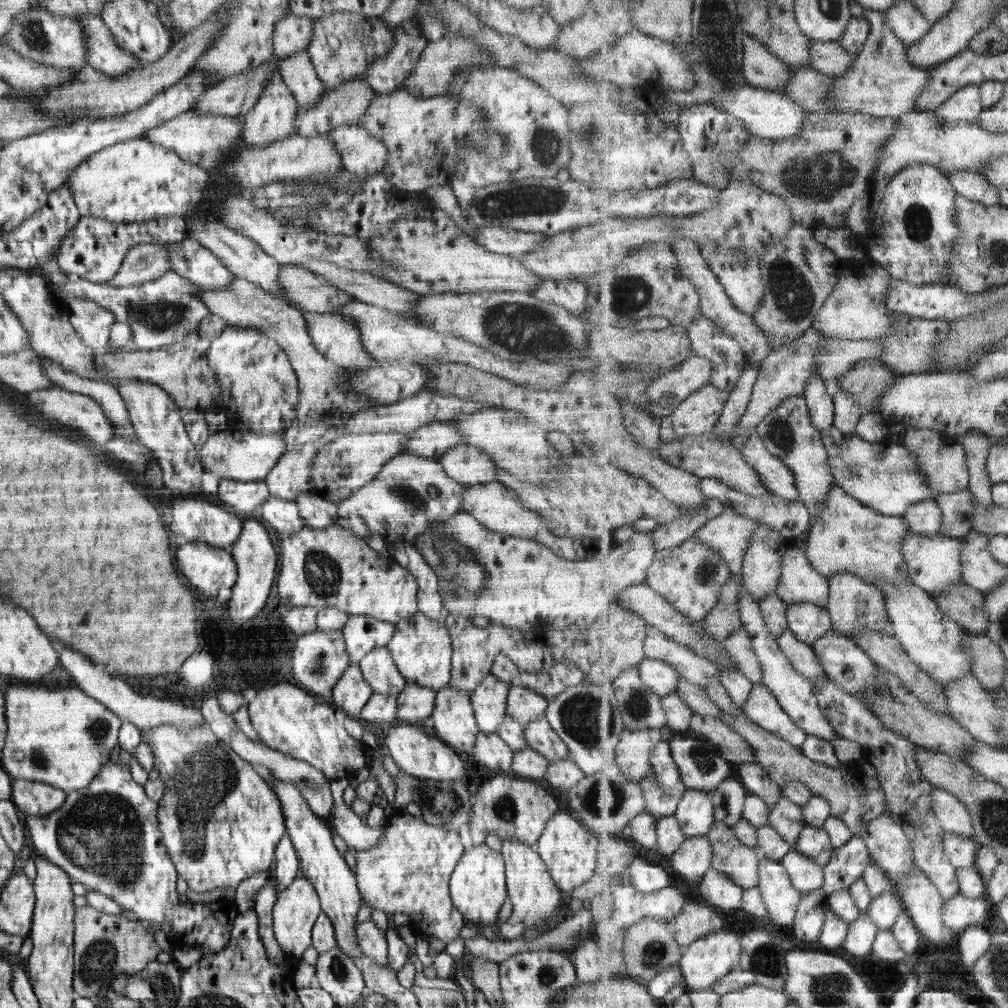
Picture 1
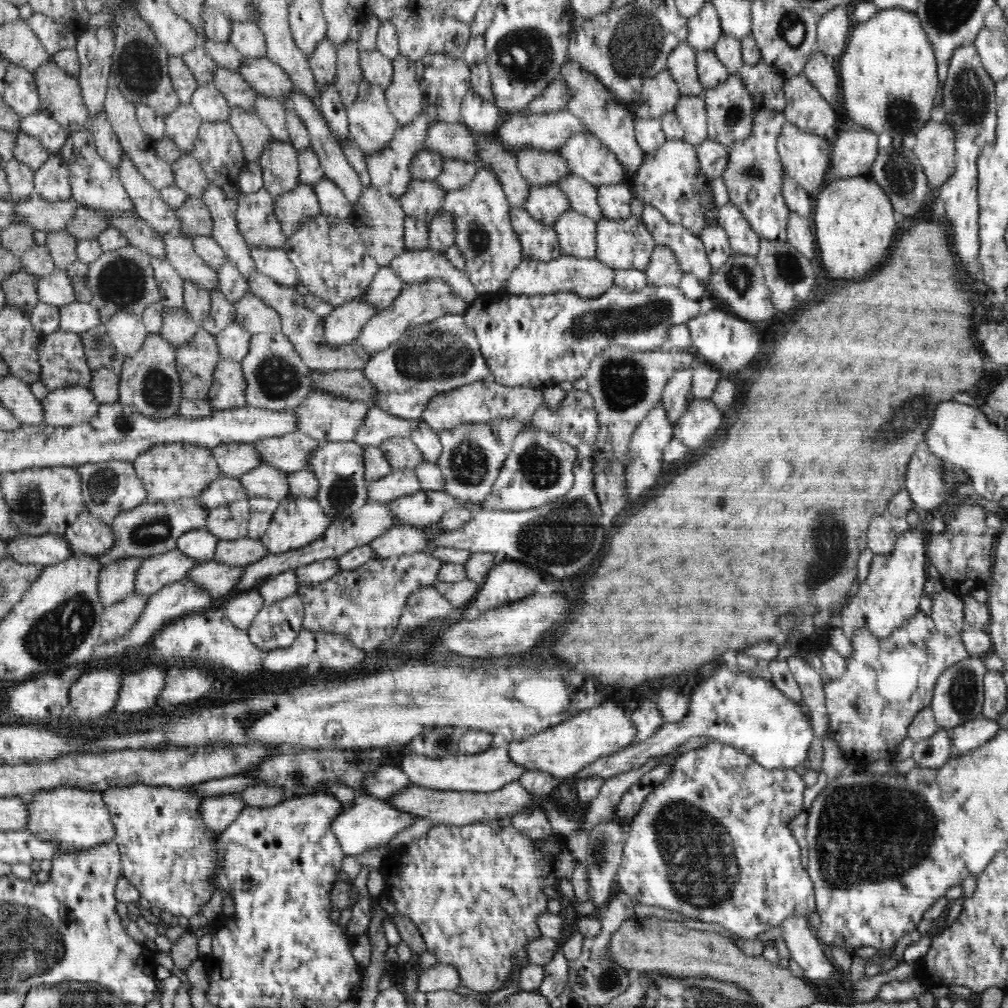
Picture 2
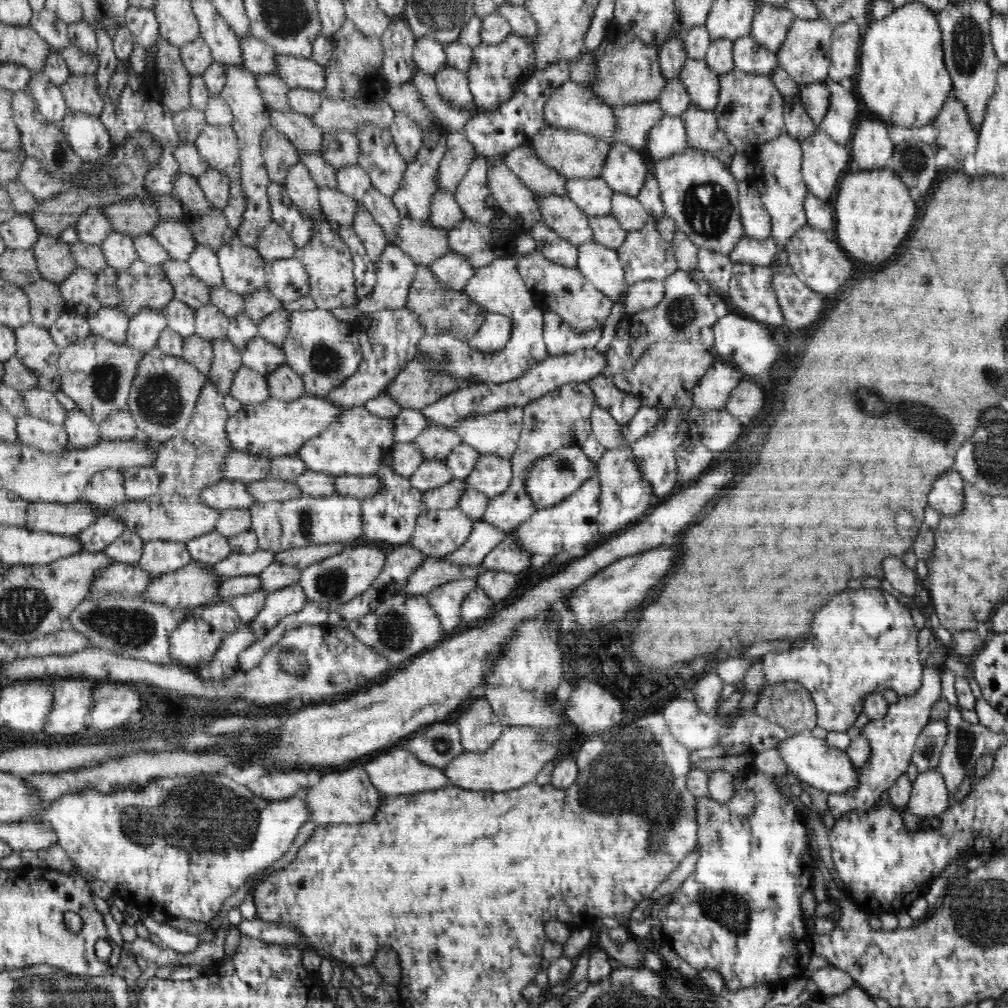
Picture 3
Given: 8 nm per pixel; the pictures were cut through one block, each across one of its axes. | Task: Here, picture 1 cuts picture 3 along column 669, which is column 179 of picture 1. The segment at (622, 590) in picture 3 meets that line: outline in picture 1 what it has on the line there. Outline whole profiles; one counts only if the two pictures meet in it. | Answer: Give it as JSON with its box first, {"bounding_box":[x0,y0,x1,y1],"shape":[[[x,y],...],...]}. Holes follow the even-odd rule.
{"bounding_box":[176,542,238,596],"shape":[[[206,542],[184,543],[184,546],[178,548],[178,552],[176,552],[176,566],[178,566],[180,574],[190,582],[190,586],[206,596],[216,596],[220,588],[232,588],[238,574],[231,552],[218,550]]]}

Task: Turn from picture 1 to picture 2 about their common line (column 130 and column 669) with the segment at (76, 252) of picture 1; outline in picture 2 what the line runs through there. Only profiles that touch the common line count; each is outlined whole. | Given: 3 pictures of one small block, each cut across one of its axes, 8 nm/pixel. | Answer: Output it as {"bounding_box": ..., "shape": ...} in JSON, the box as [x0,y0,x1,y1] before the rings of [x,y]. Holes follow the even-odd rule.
{"bounding_box":[641,206,714,283],"shape":[[[645,206],[641,219],[656,245],[672,249],[682,271],[694,274],[702,283],[707,282],[714,270],[701,239],[680,223],[668,221],[658,209]]]}

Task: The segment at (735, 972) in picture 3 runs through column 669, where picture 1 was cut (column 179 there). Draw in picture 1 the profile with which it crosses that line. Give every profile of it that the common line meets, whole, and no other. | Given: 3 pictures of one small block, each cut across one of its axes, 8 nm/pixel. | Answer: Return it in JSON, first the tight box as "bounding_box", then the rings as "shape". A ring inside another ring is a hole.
{"bounding_box":[26,758,238,953],"shape":[[[121,758],[108,762],[100,768],[98,776],[86,788],[67,794],[62,807],[47,815],[26,815],[26,826],[30,831],[30,840],[40,857],[52,862],[69,874],[70,880],[81,882],[86,888],[96,889],[111,897],[125,912],[132,910],[139,920],[149,922],[171,922],[175,945],[198,947],[206,953],[222,951],[230,941],[233,921],[238,911],[228,909],[221,902],[216,903],[180,903],[176,891],[177,870],[163,842],[162,830],[158,820],[156,802],[146,797],[144,786],[134,783],[130,766],[123,764]]]}

